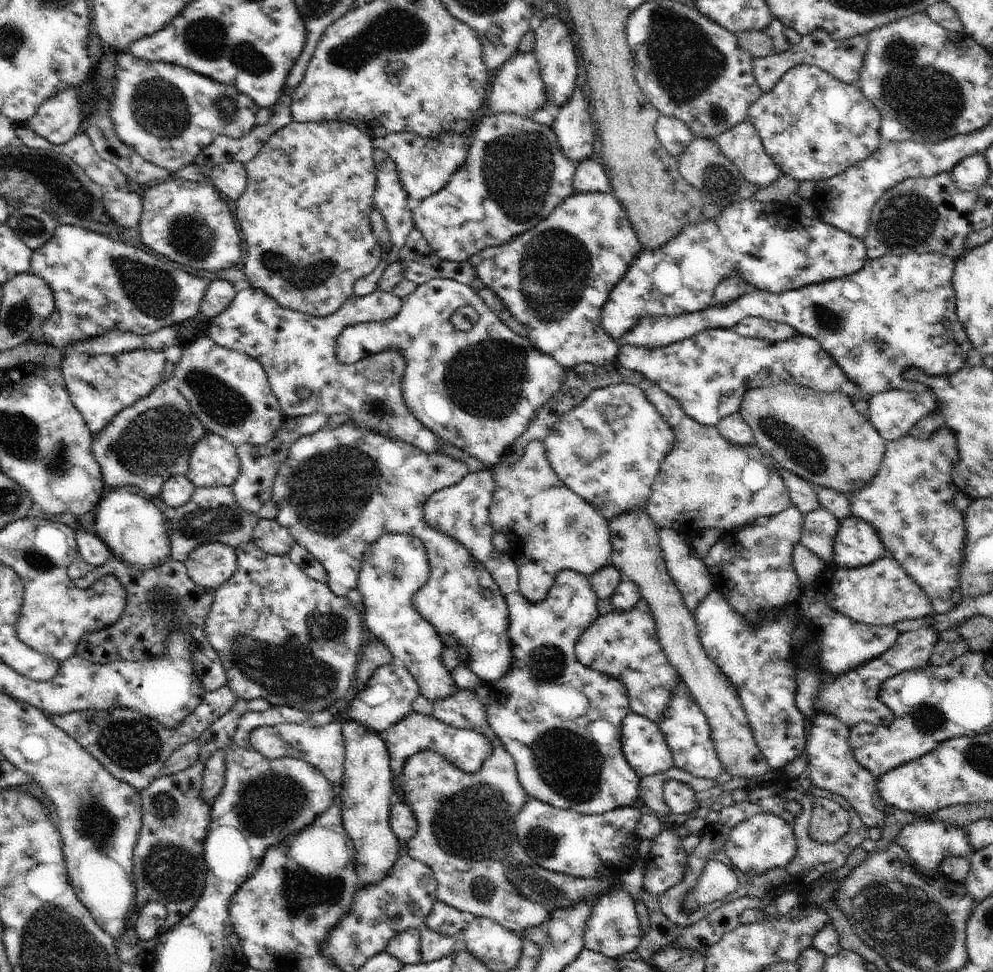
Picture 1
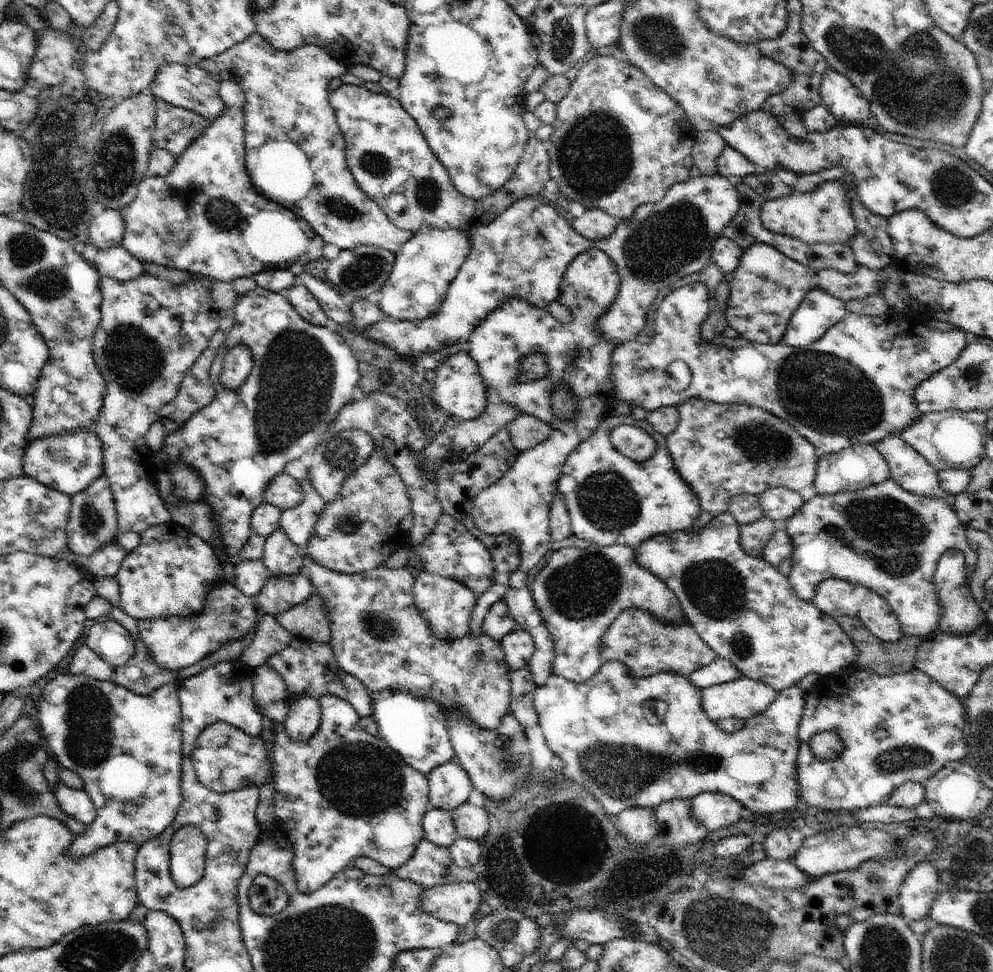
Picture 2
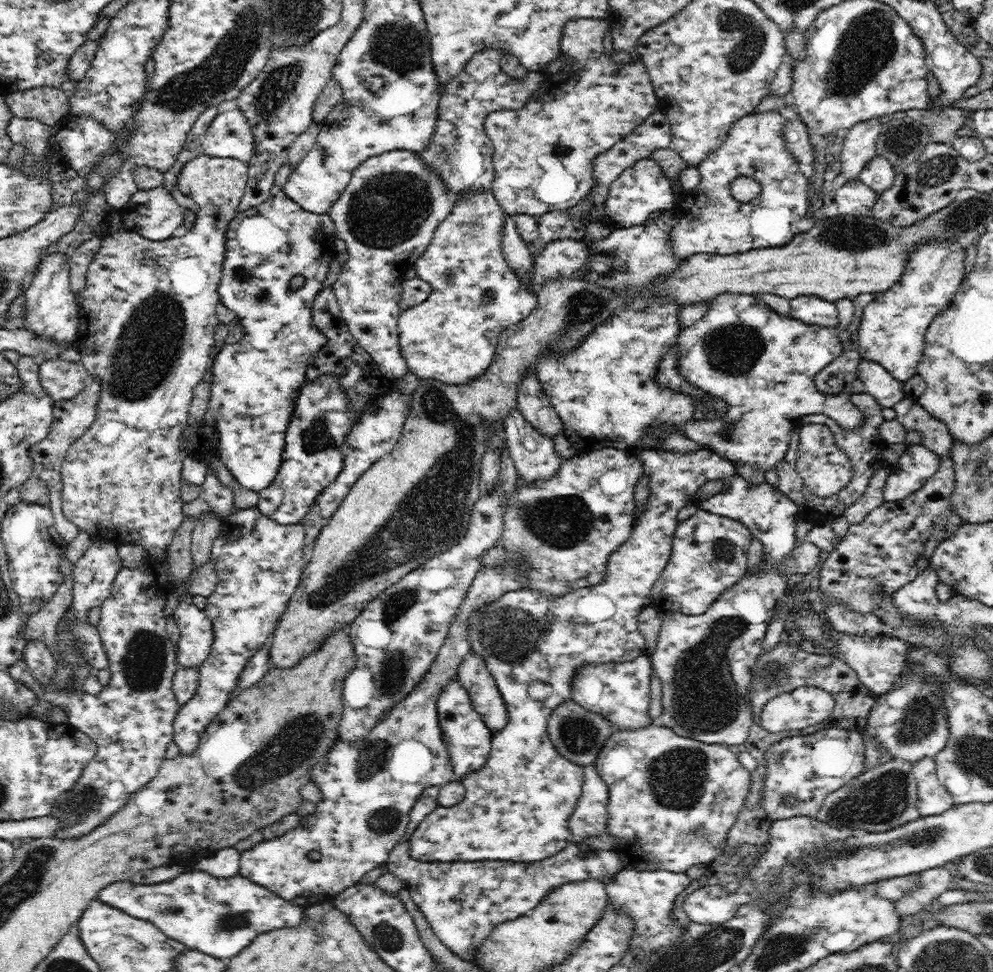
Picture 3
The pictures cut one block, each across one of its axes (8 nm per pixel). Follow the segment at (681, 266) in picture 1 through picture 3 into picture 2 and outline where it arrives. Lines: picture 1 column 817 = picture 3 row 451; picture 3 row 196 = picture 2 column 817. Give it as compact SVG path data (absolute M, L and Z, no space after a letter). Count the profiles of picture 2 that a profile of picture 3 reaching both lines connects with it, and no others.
M755 242L743 251L740 264L736 271L729 274L728 281L730 294L723 311L727 325L750 342L773 345L781 342L793 312L811 290L825 290L846 303L854 298L883 294L887 278L882 276L882 270L859 263L851 273L836 269L814 270L788 258L773 246Z

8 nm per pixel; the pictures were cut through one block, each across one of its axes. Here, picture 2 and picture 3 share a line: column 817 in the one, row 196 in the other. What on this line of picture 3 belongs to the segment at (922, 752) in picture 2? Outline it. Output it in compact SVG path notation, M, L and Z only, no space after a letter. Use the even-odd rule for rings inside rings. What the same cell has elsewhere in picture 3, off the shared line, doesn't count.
M778 111L744 116L728 132L724 144L710 152L696 167L701 182L692 191L682 190L681 202L673 206L674 226L670 232L675 256L687 260L698 254L727 256L750 248L786 246L808 215L810 180L800 172L797 160L784 143L784 124L790 120ZM739 176L753 178L762 191L757 201L740 202L732 197L731 183Z

